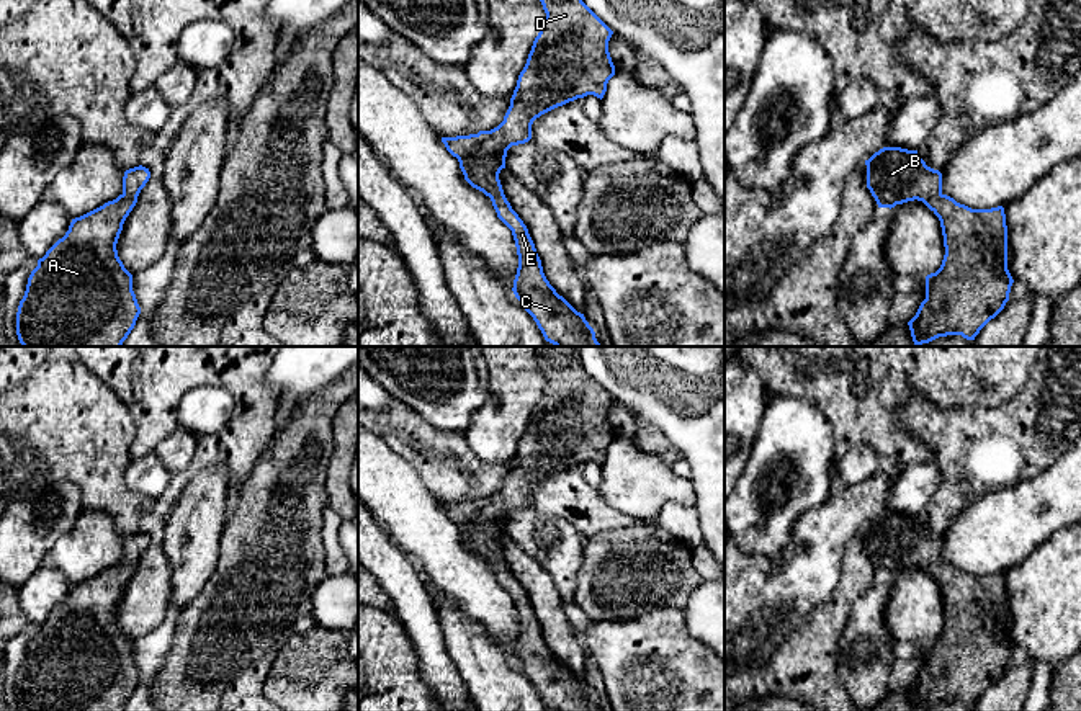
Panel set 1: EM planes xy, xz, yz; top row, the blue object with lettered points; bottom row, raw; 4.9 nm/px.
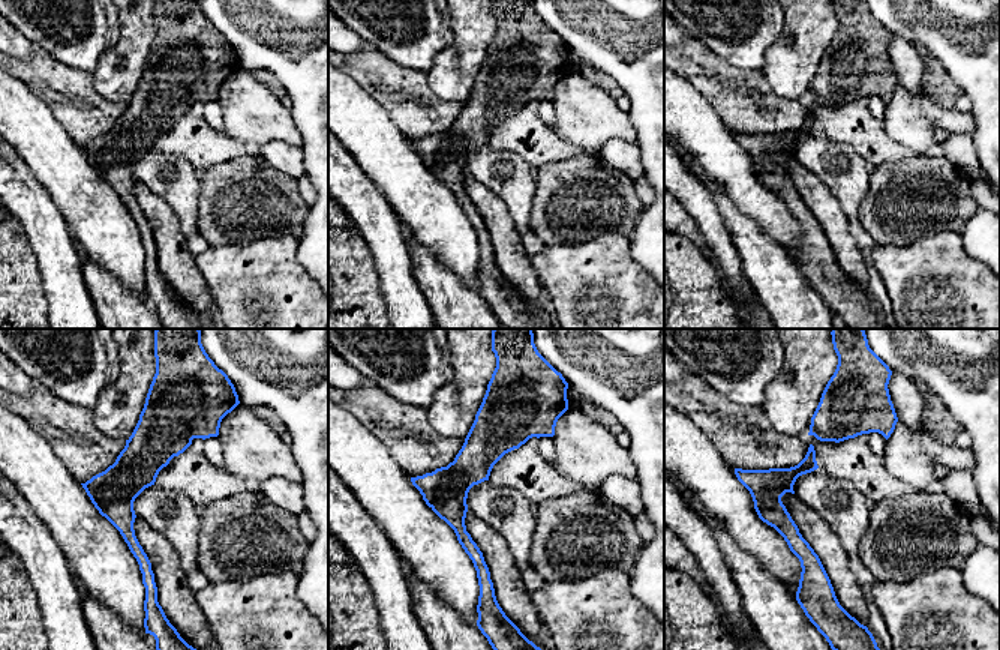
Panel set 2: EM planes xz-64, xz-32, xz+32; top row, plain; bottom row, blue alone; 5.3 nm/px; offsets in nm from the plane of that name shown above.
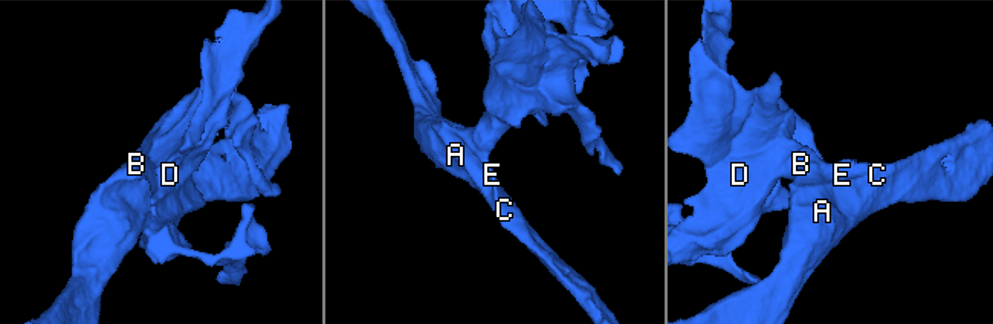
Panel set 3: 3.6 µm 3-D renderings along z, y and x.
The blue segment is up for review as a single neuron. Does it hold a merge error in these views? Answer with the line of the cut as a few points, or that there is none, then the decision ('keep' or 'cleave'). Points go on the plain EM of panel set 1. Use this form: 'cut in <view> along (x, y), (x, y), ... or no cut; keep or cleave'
no cut; keep

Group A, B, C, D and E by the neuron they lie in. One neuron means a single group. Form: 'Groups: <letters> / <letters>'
Groups: A B C D E

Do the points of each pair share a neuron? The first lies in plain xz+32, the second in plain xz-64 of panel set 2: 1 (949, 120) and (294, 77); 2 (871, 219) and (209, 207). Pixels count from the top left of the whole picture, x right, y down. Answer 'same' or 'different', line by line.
1: different
2: same

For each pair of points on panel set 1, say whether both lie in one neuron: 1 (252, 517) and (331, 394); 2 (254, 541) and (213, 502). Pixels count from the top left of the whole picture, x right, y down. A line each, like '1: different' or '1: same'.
1: same
2: different

